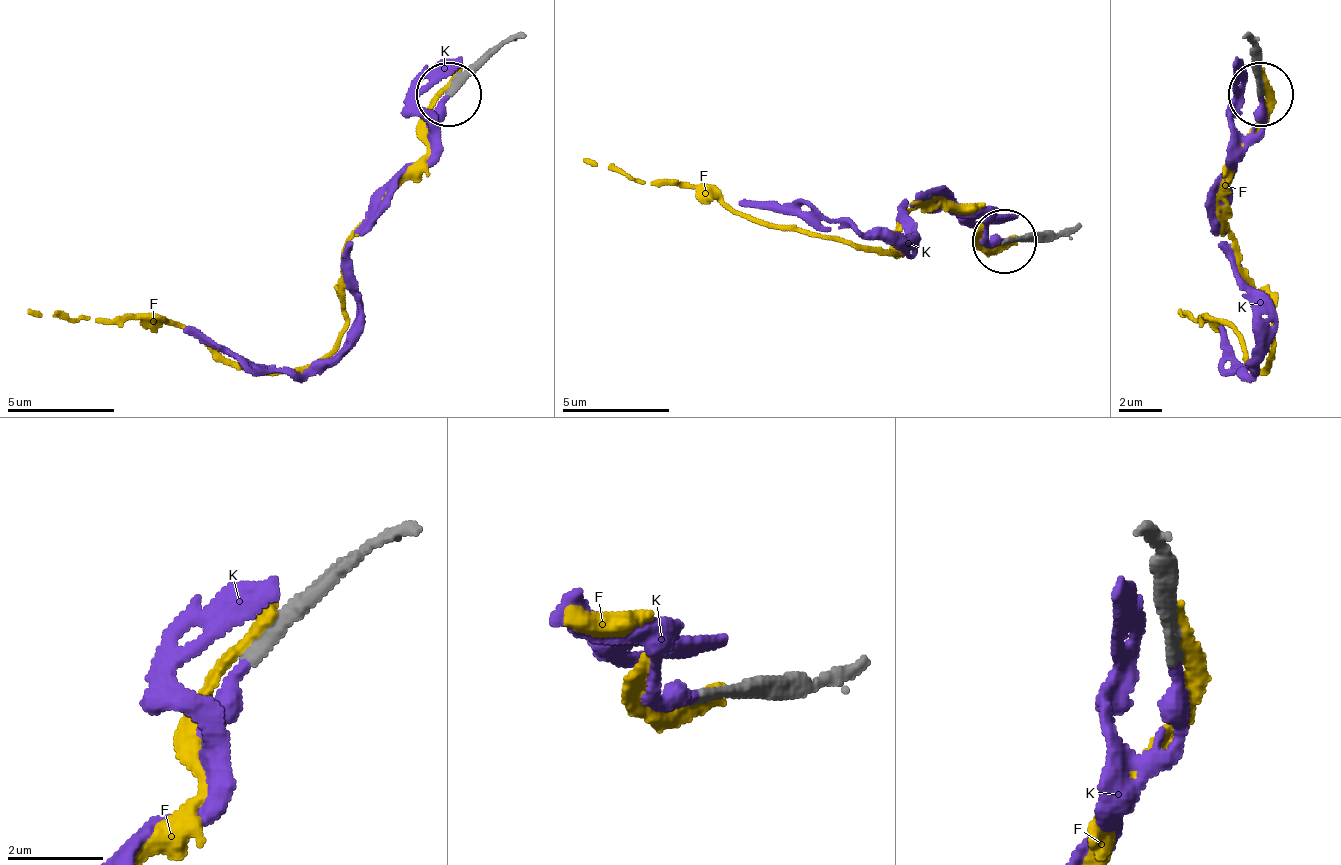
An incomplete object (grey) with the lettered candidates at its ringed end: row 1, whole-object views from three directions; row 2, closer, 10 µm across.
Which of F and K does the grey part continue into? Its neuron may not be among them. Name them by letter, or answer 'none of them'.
K

